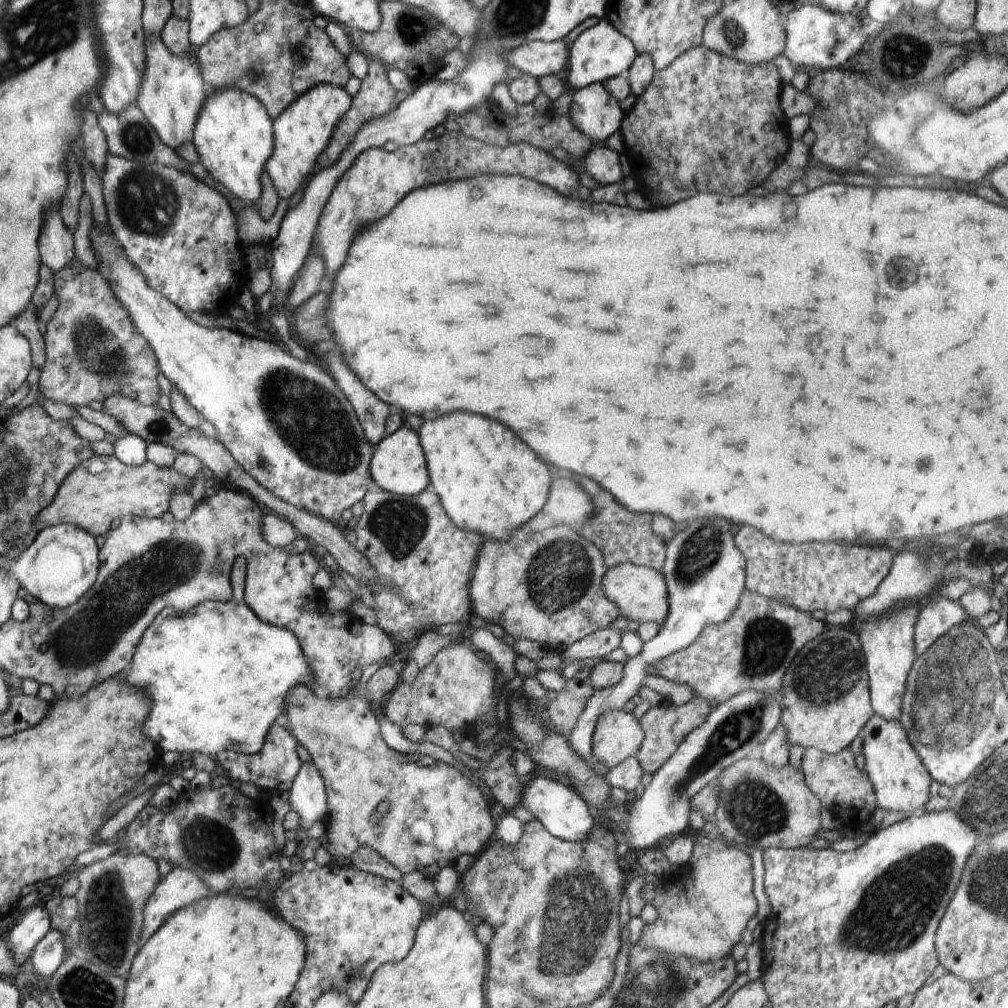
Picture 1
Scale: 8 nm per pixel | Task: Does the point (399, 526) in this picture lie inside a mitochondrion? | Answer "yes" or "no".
yes

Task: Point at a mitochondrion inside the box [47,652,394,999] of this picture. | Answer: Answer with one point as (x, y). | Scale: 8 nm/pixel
(109, 921)

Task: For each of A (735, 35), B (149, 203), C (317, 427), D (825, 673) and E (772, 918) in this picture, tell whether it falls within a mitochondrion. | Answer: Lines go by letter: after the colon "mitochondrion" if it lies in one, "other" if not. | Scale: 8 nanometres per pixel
A: mitochondrion
B: mitochondrion
C: mitochondrion
D: mitochondrion
E: other

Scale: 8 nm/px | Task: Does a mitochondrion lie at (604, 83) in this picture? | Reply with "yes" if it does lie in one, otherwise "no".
no

